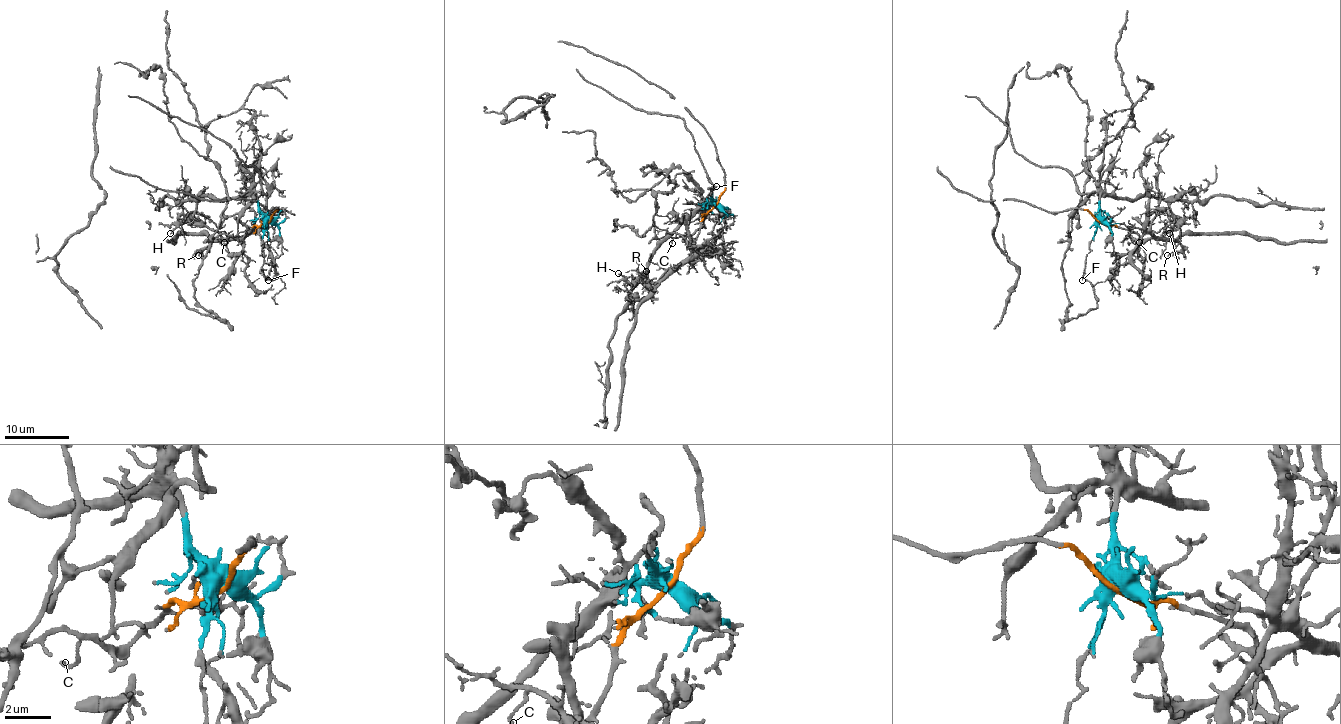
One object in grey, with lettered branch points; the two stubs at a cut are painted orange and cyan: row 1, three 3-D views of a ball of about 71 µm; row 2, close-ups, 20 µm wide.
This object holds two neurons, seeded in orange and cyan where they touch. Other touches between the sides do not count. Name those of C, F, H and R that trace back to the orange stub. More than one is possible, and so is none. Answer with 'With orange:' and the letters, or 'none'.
With orange: C, R

